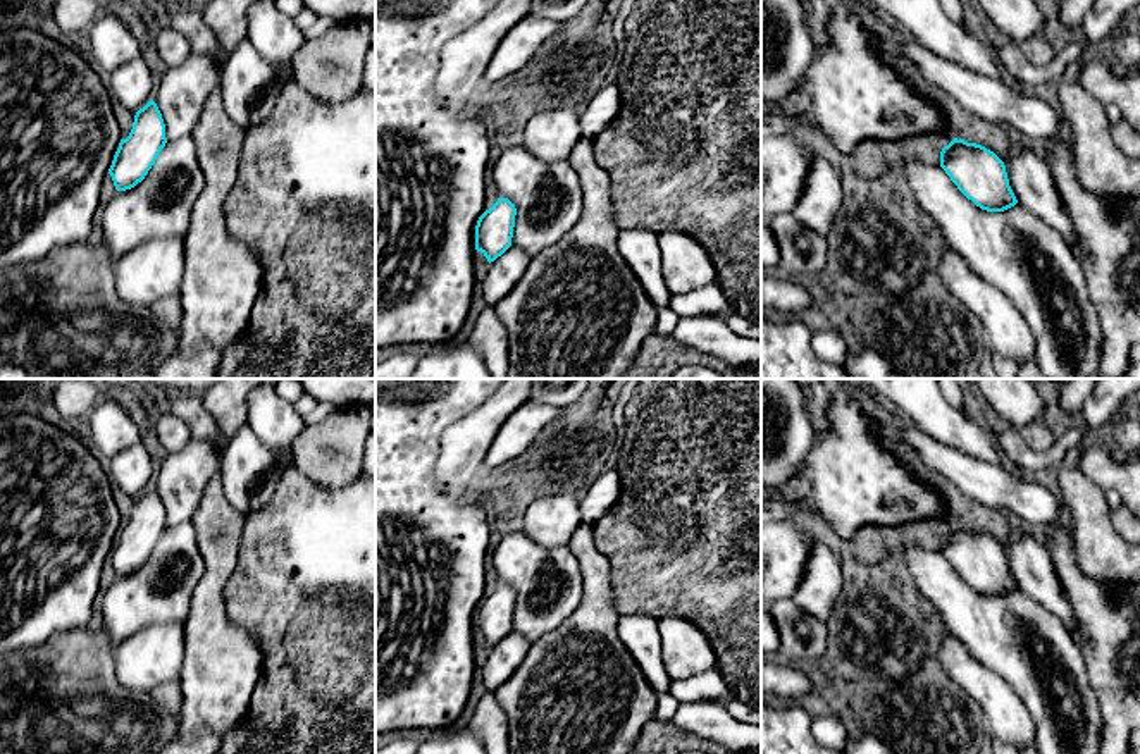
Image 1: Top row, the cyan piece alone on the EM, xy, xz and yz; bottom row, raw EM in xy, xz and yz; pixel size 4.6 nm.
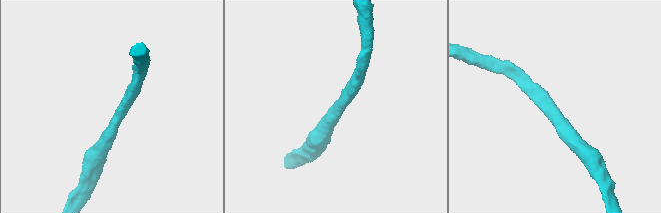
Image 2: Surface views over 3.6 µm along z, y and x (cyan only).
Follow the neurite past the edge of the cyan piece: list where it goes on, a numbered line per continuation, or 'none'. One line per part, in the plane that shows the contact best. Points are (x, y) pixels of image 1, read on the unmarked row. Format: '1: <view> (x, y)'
1: yz (1023, 672)

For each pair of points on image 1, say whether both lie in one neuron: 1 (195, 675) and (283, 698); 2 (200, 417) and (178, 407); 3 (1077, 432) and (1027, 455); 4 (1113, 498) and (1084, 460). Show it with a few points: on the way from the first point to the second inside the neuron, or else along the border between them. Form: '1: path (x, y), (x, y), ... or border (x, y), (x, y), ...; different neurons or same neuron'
1: border (264, 651), (264, 673), (247, 713), (233, 725); different neurons
2: path (195, 415), (183, 407); same neuron
3: path (1065, 444), (1053, 457), (1039, 457); same neuron
4: border (1104, 489), (1115, 489), (1121, 498); different neurons

